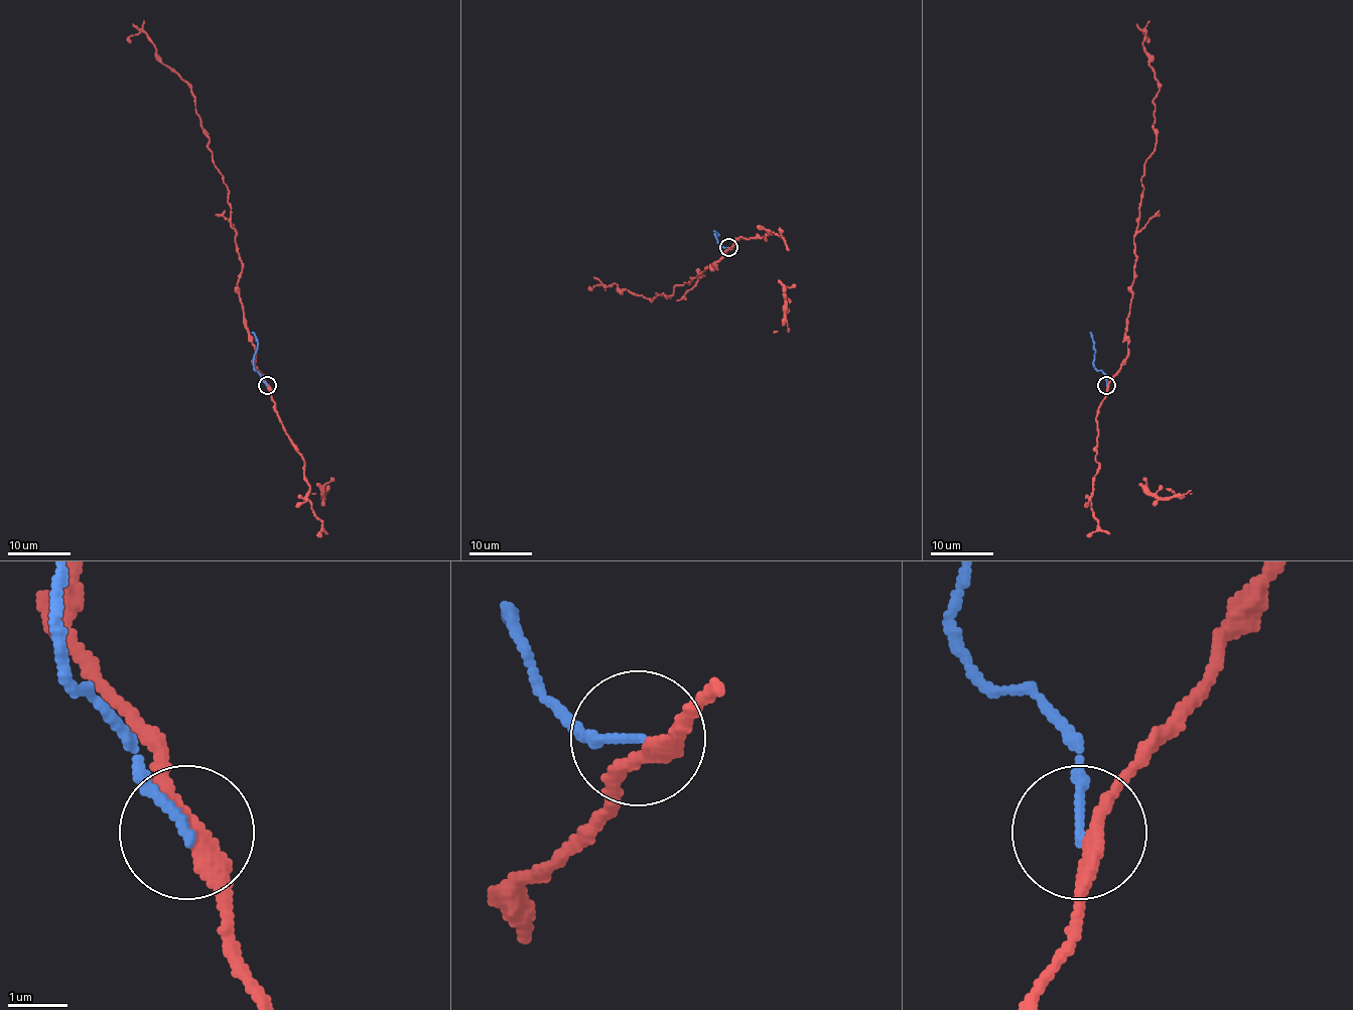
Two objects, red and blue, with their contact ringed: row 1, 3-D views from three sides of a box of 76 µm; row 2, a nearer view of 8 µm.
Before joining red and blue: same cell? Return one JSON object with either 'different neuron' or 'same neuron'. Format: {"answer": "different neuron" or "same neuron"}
{"answer": "different neuron"}

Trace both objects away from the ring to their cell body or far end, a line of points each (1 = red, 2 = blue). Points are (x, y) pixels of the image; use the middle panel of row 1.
1: (728, 247), (716, 268), (675, 285), (671, 296), (652, 299), (615, 283), (589, 289)
2: (728, 247), (723, 247), (714, 234), (719, 235), (712, 230)

